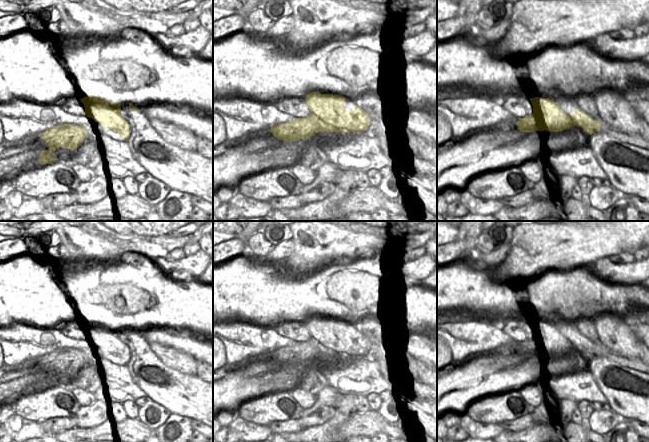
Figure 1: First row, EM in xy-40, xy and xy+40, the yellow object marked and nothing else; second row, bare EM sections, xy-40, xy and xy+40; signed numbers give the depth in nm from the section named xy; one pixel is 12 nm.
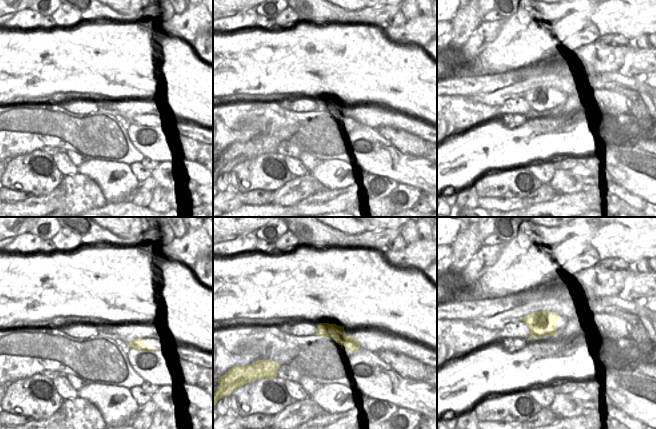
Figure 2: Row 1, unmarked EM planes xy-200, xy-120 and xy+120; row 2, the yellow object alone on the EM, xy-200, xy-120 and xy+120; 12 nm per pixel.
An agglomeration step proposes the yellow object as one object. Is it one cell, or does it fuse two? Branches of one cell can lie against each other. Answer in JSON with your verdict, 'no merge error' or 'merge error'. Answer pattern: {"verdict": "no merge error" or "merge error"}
{"verdict": "merge error"}

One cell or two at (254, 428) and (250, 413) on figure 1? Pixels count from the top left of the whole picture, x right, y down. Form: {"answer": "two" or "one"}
{"answer": "two"}

